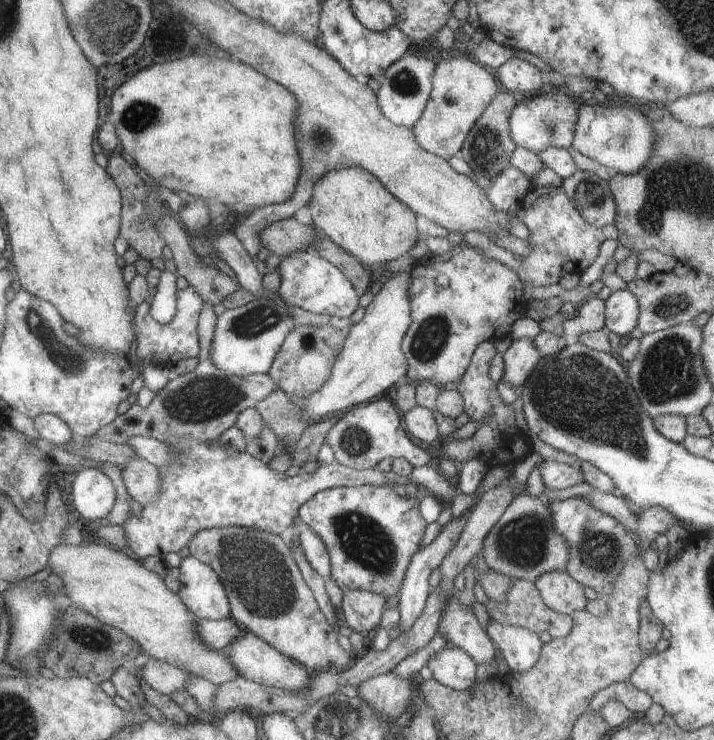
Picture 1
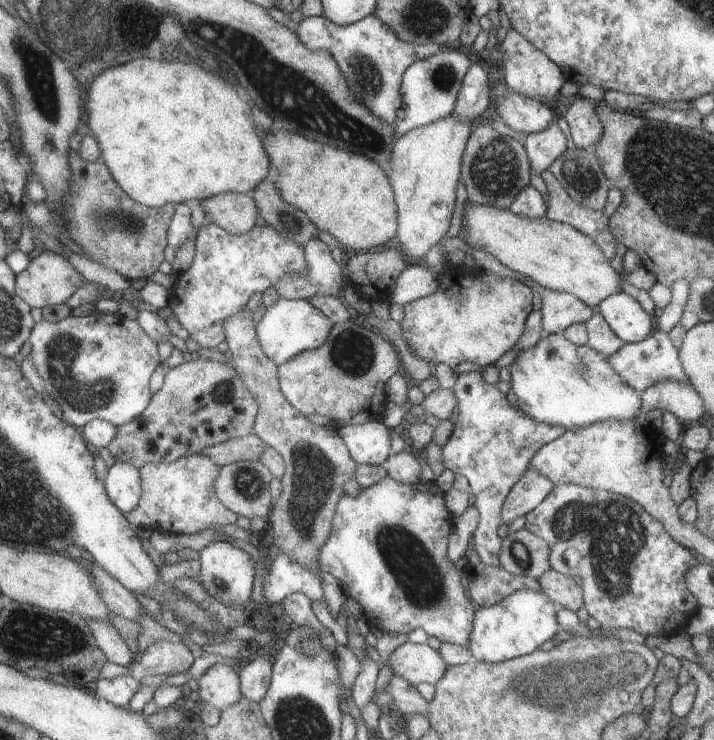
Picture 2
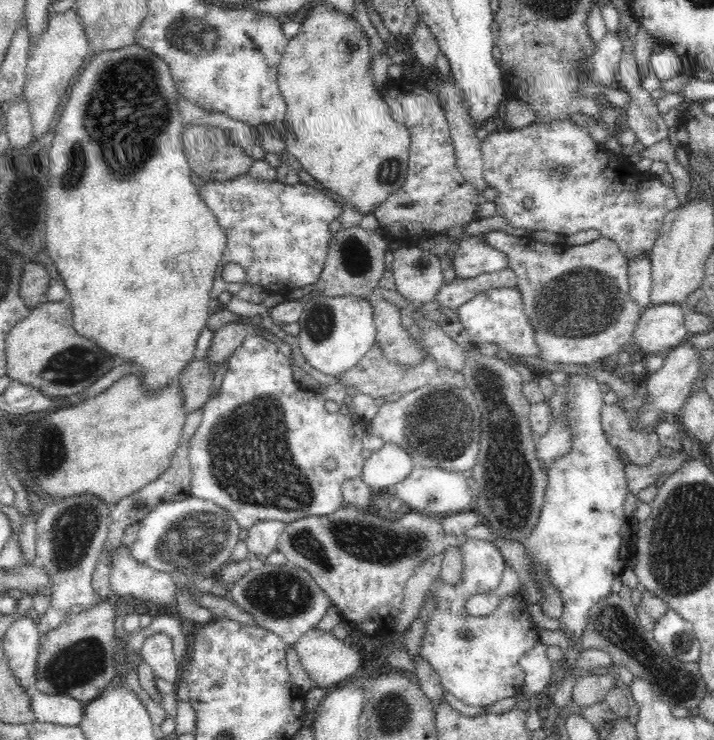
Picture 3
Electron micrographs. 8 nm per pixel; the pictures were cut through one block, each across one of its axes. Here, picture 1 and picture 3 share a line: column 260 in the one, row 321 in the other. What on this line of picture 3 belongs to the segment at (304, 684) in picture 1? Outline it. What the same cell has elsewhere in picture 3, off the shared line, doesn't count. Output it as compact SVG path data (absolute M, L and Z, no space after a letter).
M660 304L644 310L634 330L634 344L644 352L644 356L658 356L676 348L684 338L688 338L688 328L684 324L686 308Z

